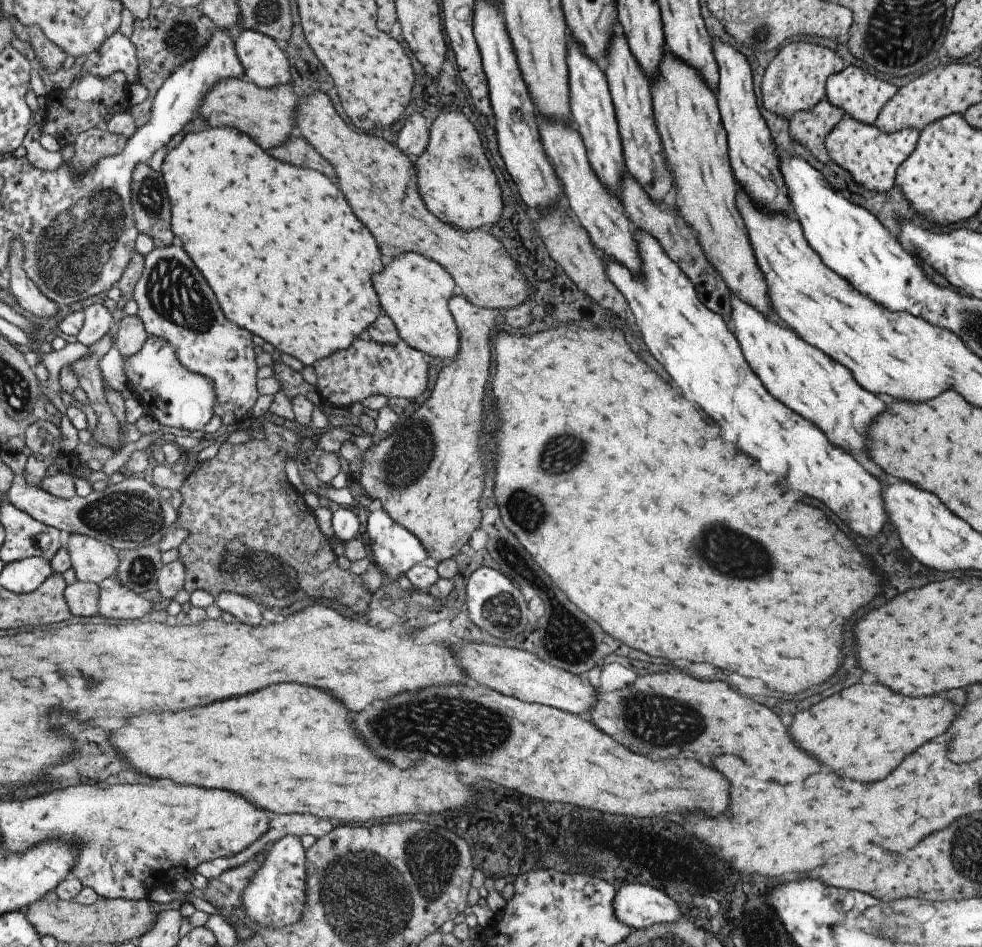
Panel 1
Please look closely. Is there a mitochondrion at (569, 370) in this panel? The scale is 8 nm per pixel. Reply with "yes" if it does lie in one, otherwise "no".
no

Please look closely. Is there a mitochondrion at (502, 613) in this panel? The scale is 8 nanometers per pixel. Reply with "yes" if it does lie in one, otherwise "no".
yes

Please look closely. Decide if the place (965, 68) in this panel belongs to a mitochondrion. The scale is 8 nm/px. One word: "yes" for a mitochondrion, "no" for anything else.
no

